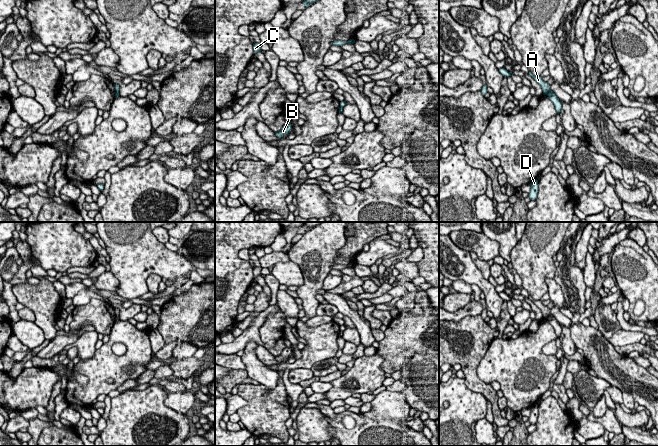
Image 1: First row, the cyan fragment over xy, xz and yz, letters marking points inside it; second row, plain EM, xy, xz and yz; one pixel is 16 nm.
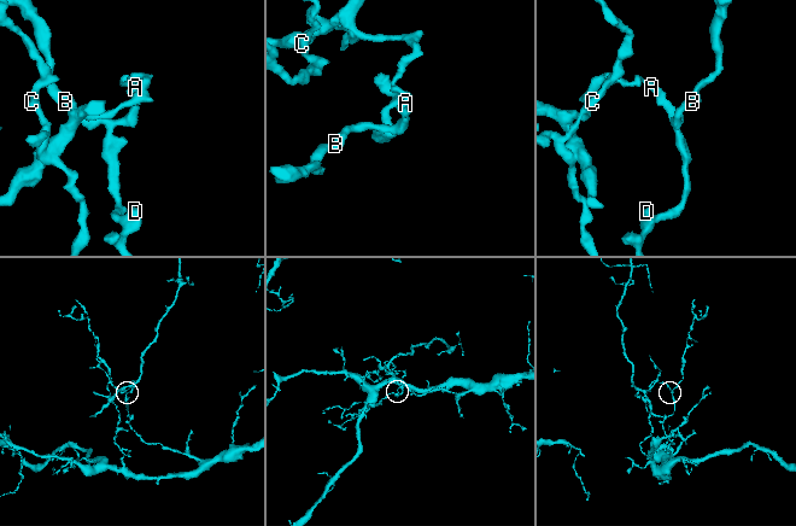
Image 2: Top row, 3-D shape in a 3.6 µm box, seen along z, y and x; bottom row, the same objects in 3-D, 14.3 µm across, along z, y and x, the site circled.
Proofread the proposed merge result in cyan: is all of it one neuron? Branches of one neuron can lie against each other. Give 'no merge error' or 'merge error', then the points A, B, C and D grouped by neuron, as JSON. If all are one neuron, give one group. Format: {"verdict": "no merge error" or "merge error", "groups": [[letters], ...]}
{"verdict": "merge error", "groups": [["A"], ["B", "C", "D"]]}

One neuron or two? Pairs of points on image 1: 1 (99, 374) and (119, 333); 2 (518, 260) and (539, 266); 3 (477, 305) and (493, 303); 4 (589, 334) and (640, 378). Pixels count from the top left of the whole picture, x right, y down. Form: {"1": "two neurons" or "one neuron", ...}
{"1": "one neuron", "2": "one neuron", "3": "two neurons", "4": "one neuron"}

